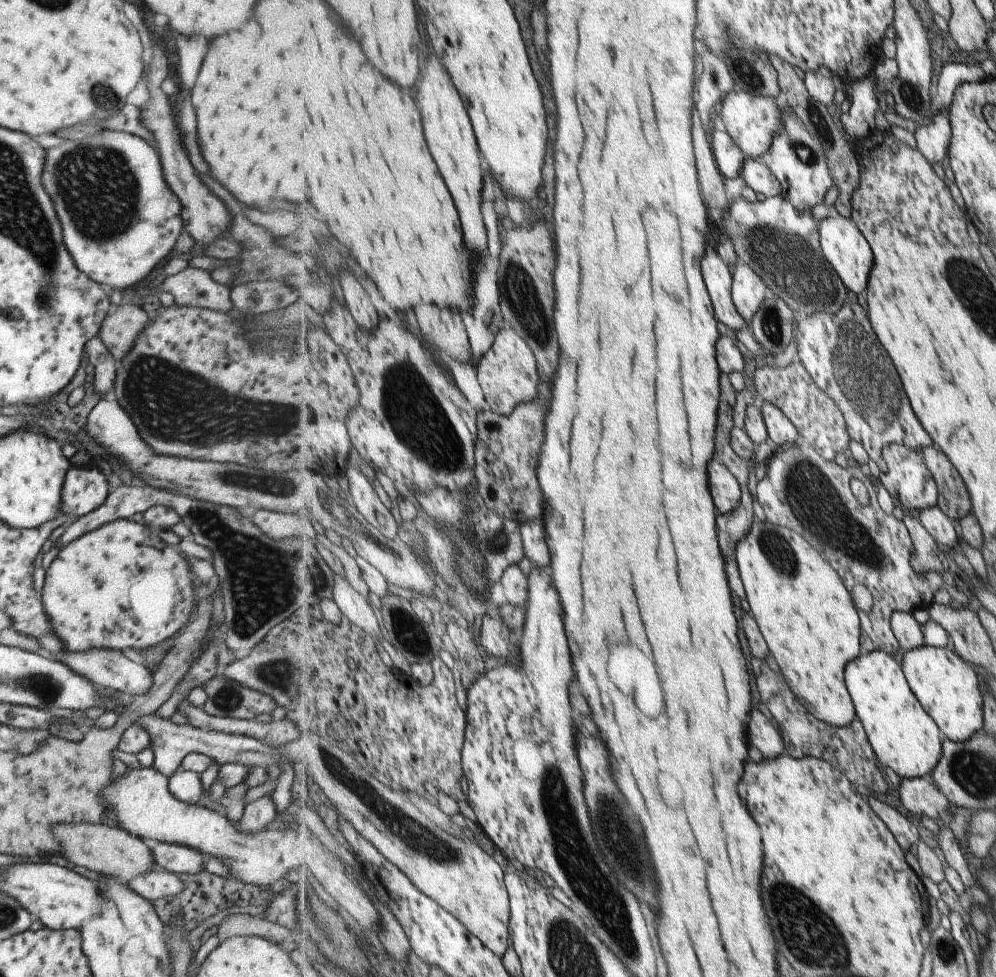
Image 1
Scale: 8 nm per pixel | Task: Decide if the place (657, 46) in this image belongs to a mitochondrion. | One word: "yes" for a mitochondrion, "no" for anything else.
no

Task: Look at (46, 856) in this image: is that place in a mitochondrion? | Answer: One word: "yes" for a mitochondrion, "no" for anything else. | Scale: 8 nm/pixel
no

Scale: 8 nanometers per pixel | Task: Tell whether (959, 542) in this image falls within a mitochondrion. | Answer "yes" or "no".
no

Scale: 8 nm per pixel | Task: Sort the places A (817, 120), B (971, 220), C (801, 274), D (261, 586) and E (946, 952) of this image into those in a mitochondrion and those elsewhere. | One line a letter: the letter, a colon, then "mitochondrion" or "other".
A: mitochondrion
B: other
C: mitochondrion
D: mitochondrion
E: mitochondrion

